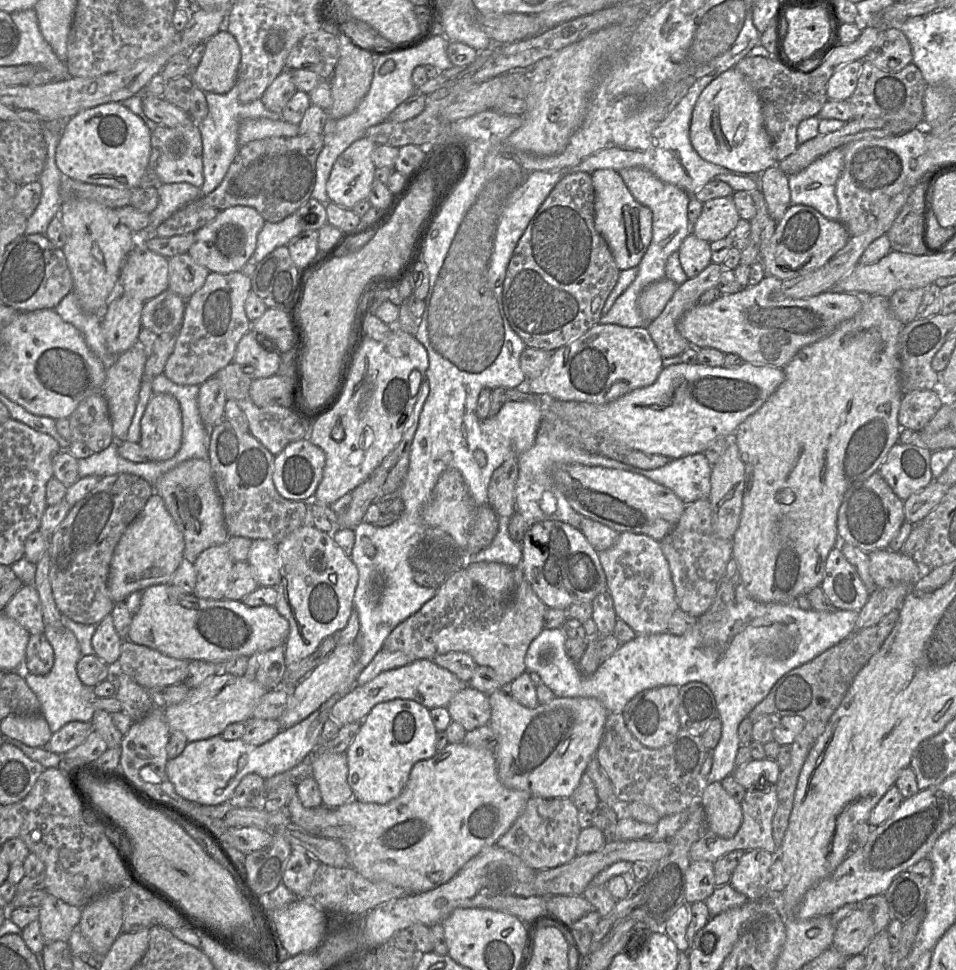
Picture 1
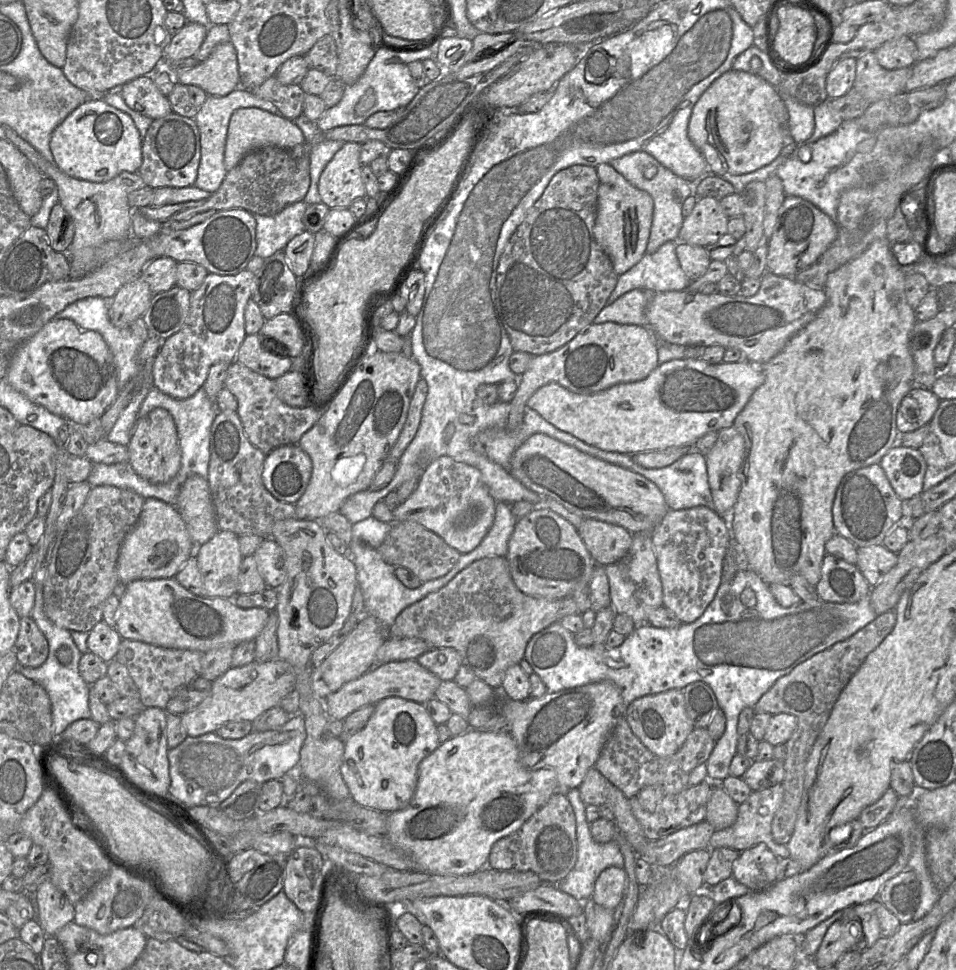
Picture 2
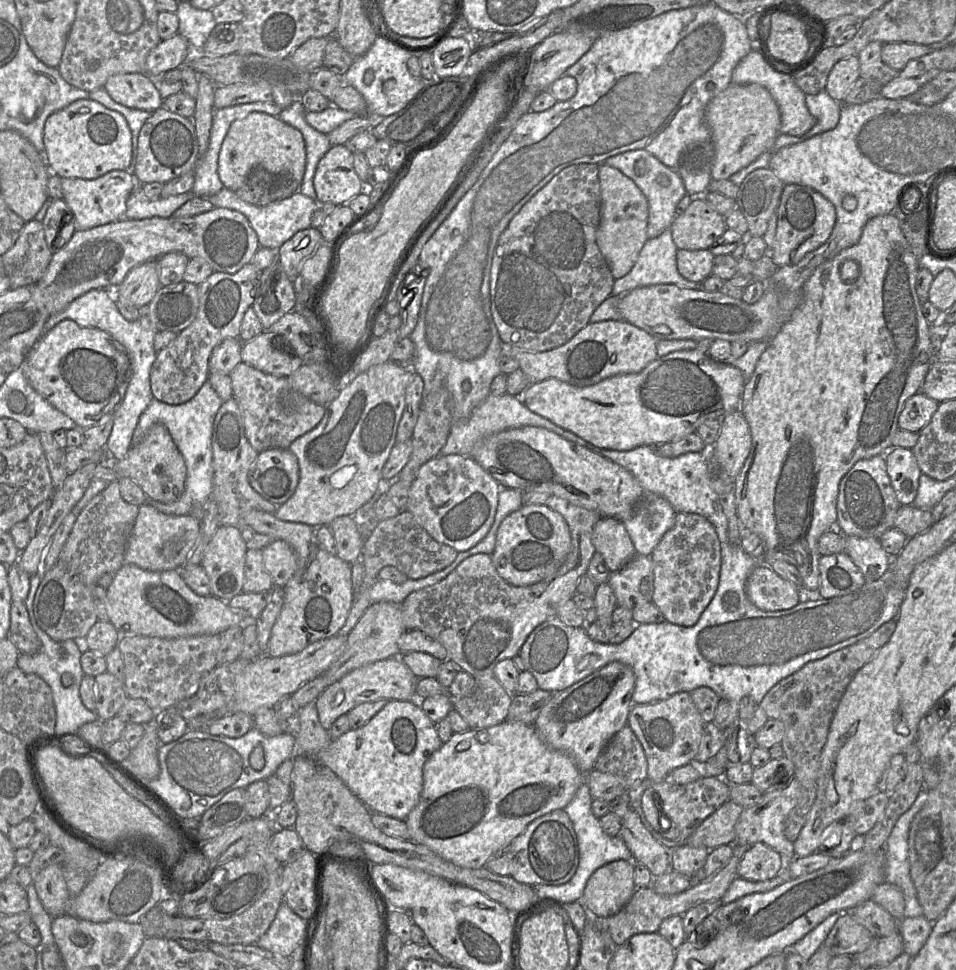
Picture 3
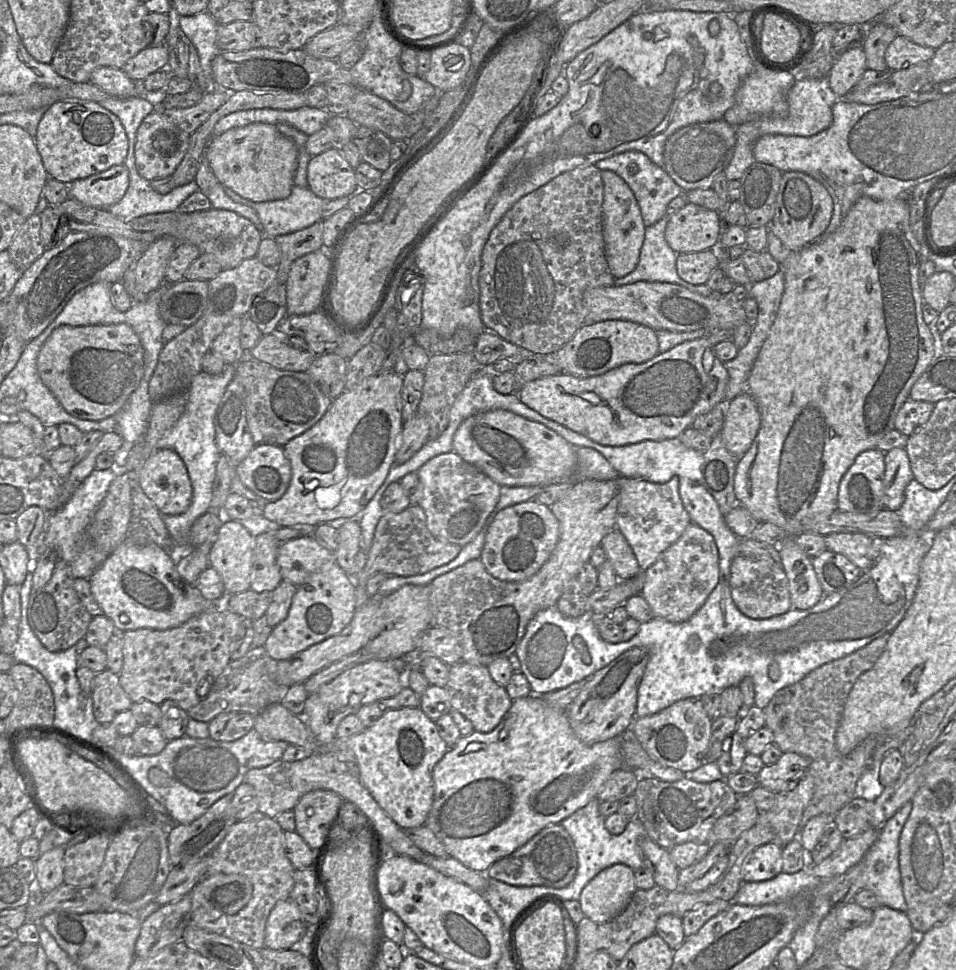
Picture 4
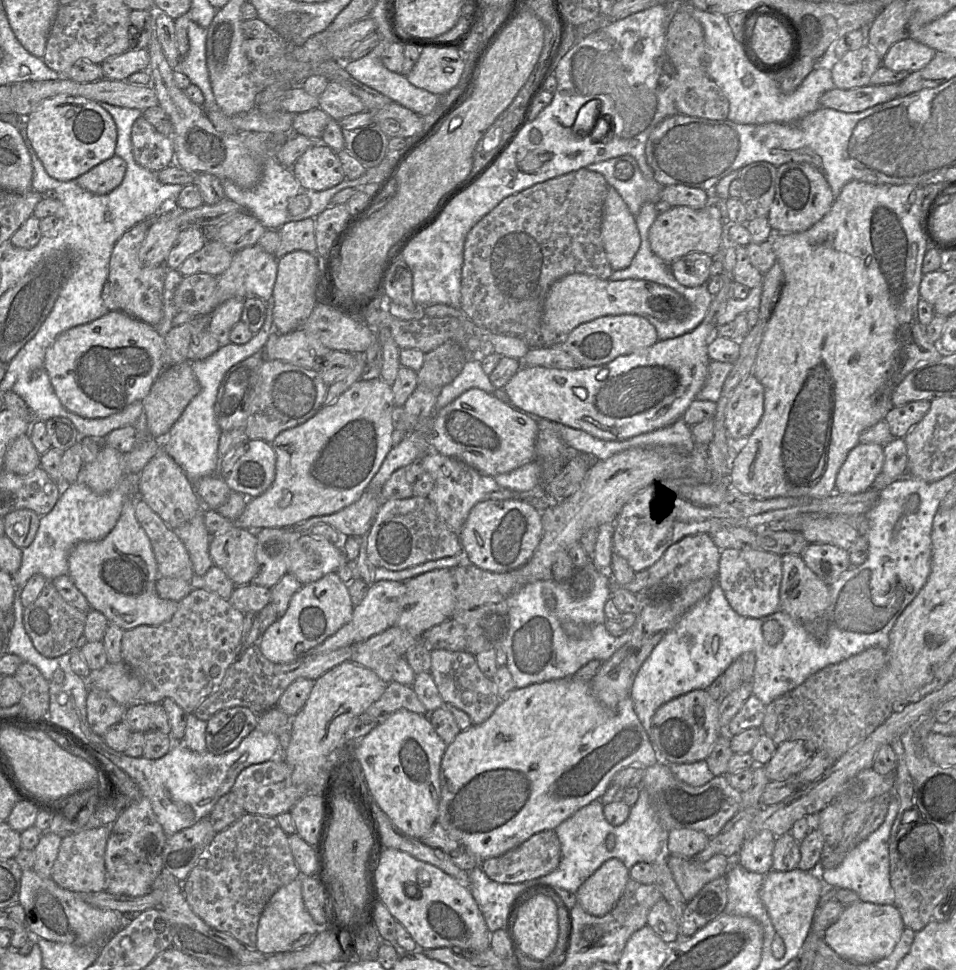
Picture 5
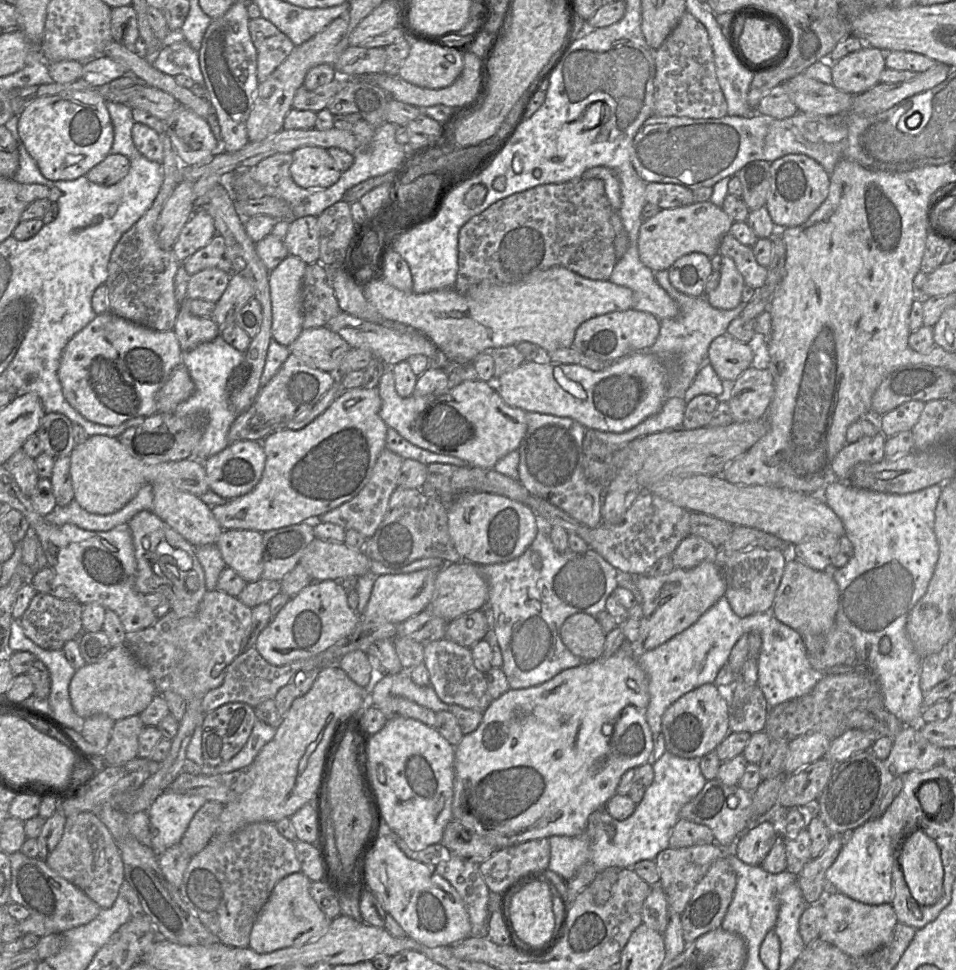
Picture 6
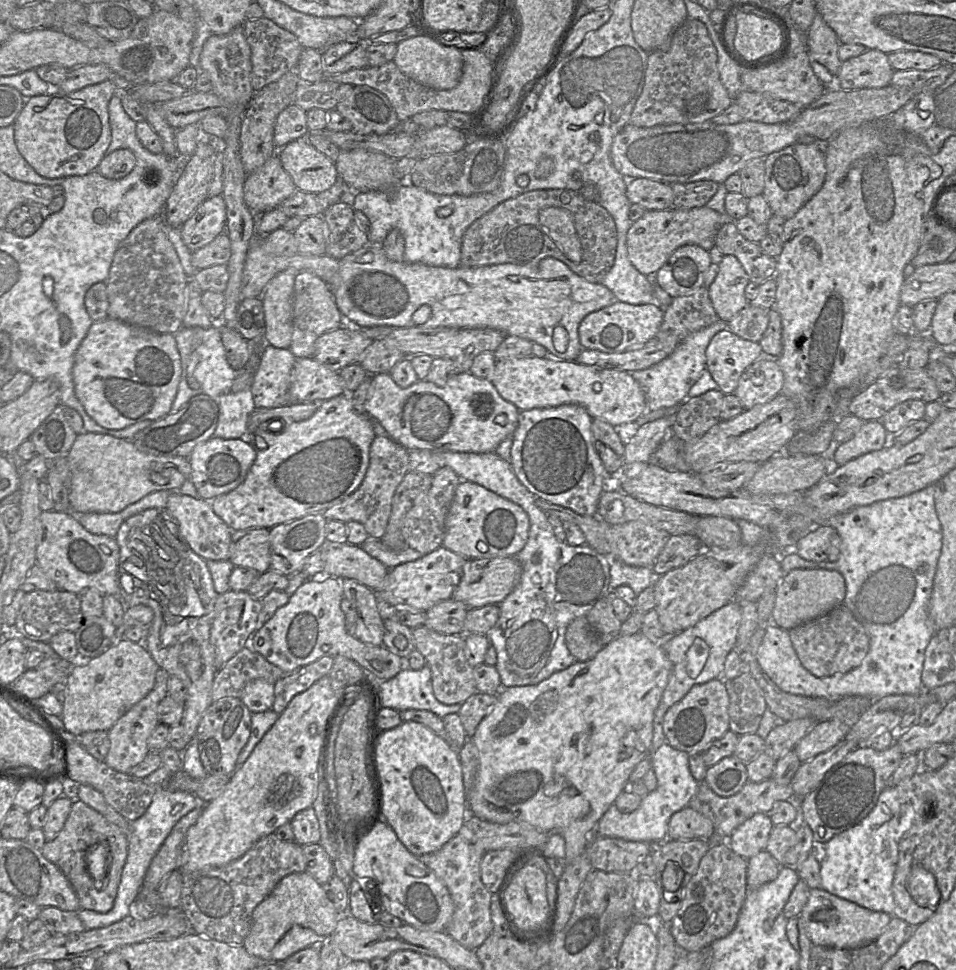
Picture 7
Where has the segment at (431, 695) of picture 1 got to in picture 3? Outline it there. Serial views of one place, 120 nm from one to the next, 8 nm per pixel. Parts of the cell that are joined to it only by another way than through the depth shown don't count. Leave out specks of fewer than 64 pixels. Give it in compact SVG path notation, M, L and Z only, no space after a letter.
M400 657L387 658L356 668L329 685L315 700L320 724L329 731L339 716L347 714L364 702L374 702L379 699L416 702L418 679Z

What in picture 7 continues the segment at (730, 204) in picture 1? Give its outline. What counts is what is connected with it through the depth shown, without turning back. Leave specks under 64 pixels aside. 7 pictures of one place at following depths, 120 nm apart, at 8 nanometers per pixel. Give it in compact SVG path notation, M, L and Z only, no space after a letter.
M707 206L646 211L641 218L632 223L627 232L628 259L640 273L653 278L670 255L680 246L695 244L709 252L715 245L715 237L719 228L732 221L734 219L727 213L721 214Z

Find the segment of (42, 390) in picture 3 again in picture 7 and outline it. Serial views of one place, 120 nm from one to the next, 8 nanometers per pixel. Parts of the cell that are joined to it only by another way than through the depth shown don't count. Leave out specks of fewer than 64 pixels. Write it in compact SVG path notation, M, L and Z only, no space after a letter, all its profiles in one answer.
M106 317L93 322L80 343L72 376L75 395L86 413L103 428L121 430L144 420L154 422L170 413L181 377L181 360L173 334L156 333Z

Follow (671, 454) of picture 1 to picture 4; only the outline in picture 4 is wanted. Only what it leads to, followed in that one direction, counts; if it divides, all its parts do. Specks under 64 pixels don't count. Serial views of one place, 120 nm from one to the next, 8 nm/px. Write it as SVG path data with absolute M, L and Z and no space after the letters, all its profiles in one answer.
M704 336L678 344L643 363L626 363L604 374L577 377L560 372L526 383L516 393L525 405L561 425L605 446L623 446L645 440L679 437L695 418L723 402L729 374Z

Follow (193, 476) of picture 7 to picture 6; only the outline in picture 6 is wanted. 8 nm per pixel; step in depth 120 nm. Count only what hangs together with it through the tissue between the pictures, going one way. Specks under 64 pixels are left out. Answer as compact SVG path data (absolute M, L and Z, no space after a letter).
M243 440L229 444L225 449L203 462L209 489L230 500L249 493L260 481L266 463L266 454L260 441Z

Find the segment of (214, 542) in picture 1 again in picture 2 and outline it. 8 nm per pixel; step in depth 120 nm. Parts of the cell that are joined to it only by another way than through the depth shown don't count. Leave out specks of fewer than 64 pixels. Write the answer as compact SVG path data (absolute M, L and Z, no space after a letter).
M194 474L180 488L174 507L186 524L195 546L211 539L219 530L208 480Z

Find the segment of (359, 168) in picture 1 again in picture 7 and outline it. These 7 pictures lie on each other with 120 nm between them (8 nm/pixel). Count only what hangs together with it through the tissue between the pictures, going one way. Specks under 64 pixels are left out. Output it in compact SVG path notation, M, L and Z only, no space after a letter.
M306 138L294 140L278 150L282 166L291 176L297 190L319 194L329 190L339 179L335 162L312 146Z

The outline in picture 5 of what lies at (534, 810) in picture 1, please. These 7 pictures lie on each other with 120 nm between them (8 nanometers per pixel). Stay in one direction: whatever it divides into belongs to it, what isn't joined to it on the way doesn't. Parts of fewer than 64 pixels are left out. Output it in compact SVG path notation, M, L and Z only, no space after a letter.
M554 830L534 834L521 845L481 862L481 869L493 881L503 884L529 883L555 870L560 862L561 845Z

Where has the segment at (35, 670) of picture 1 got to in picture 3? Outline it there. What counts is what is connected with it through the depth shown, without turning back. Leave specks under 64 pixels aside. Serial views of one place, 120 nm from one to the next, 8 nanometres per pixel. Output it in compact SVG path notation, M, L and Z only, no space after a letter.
M12 601L11 603L8 638L20 653L34 655L41 650L41 641L30 623L24 602Z

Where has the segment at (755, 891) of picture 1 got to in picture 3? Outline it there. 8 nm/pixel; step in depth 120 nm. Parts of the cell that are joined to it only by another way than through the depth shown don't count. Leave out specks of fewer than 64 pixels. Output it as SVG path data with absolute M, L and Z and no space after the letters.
M764 843L748 847L738 866L738 877L749 881L767 881L781 874L786 867L782 856Z

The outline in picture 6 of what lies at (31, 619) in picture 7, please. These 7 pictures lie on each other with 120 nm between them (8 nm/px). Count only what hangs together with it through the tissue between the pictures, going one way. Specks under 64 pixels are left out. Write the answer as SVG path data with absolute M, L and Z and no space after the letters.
M38 592L20 618L20 624L25 635L39 647L46 650L61 650L67 641L79 641L79 637L83 633L82 605L76 599L59 599Z

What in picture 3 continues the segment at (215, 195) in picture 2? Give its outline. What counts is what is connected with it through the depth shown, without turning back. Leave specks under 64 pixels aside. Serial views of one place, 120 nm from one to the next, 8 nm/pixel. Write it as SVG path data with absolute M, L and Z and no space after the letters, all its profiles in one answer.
M255 167L235 194L241 200L256 206L266 206L286 199L299 191L301 183Z

